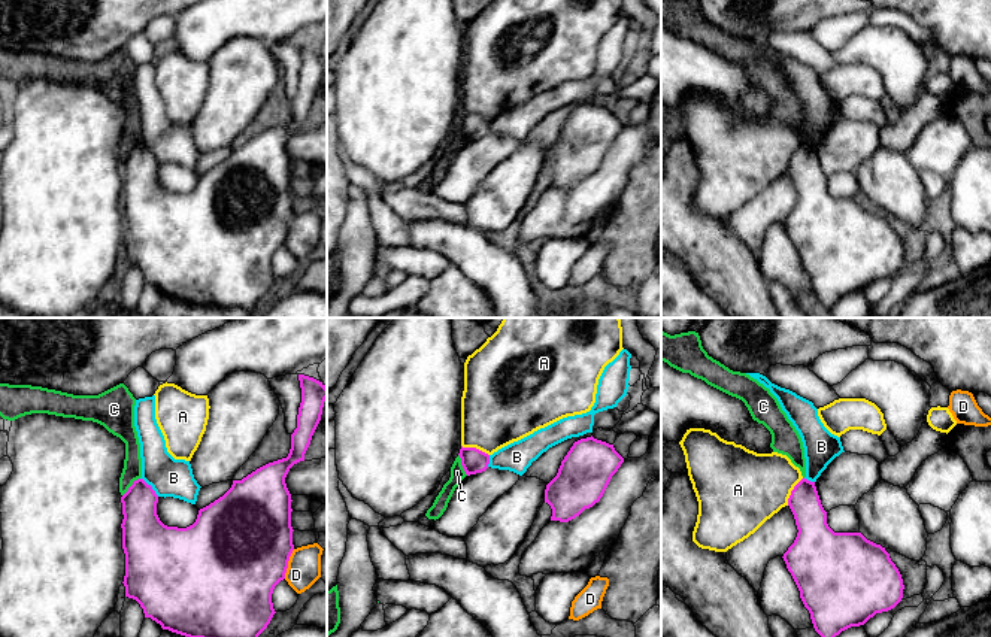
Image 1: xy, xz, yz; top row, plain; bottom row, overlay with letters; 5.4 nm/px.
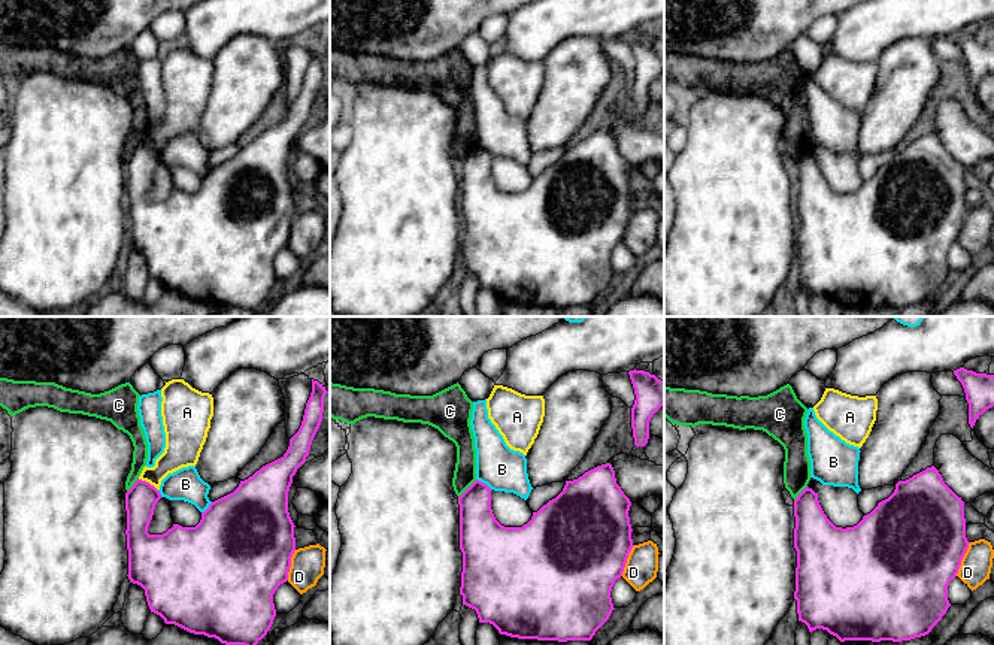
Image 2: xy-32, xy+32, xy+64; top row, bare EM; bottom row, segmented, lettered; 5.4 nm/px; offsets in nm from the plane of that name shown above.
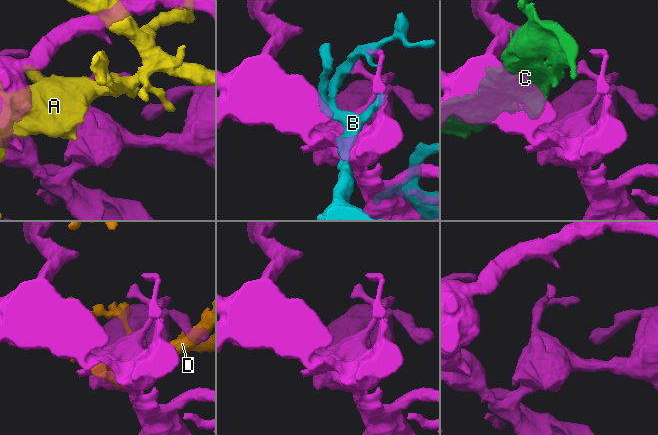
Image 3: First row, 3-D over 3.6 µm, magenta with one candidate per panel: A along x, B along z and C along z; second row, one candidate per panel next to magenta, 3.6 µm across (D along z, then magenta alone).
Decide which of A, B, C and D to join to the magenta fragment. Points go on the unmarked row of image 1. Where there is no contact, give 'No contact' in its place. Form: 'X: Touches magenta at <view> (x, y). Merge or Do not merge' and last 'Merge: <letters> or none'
A: Touches magenta at xz (475, 114). Do not merge
B: Touches magenta at xy (151, 152). Do not merge
C: Touches magenta at xz (461, 130). Do not merge
D: Touches magenta at xy (287, 230). Do not merge
Merge: none

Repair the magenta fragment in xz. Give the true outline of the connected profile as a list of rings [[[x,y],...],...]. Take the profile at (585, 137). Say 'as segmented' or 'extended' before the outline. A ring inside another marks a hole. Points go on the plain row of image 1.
as segmented; [[[593,101],[575,107],[545,155],[551,186],[569,188],[598,169],[622,128],[613,110]]]

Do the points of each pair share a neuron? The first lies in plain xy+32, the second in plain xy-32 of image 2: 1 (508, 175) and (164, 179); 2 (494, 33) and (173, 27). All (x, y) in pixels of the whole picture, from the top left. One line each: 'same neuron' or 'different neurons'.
1: different neurons
2: same neuron

